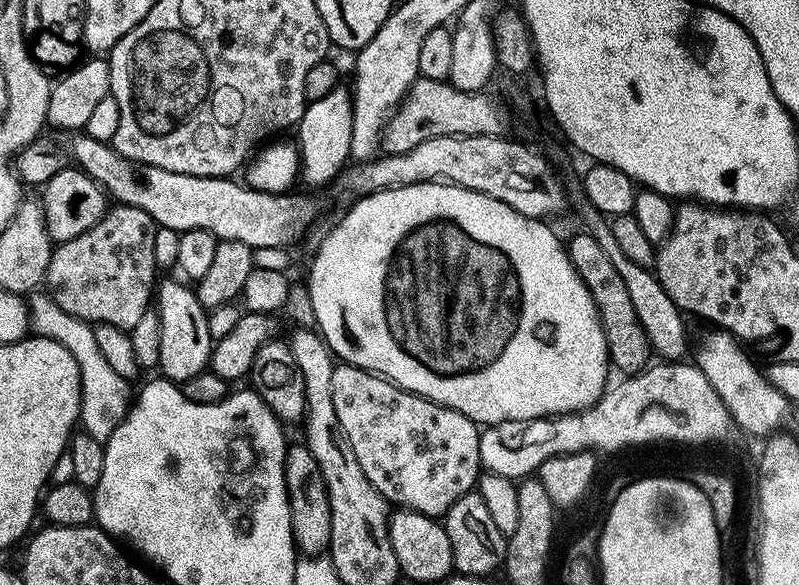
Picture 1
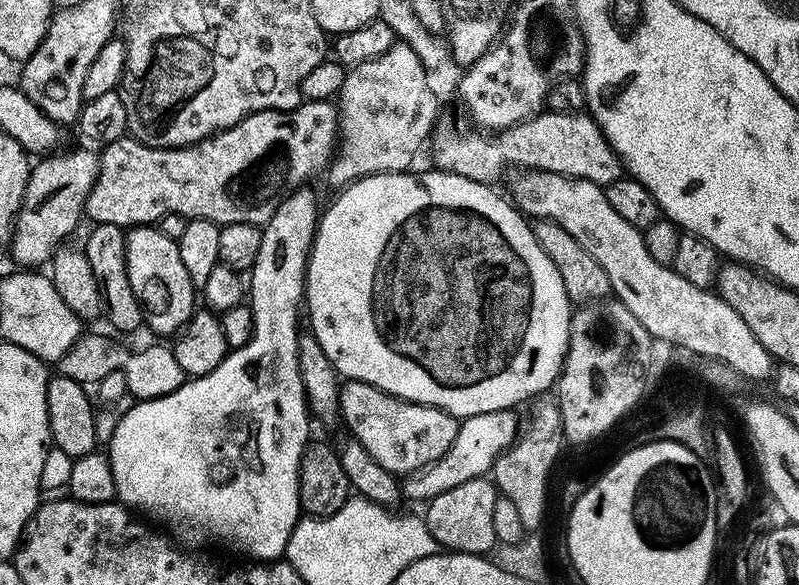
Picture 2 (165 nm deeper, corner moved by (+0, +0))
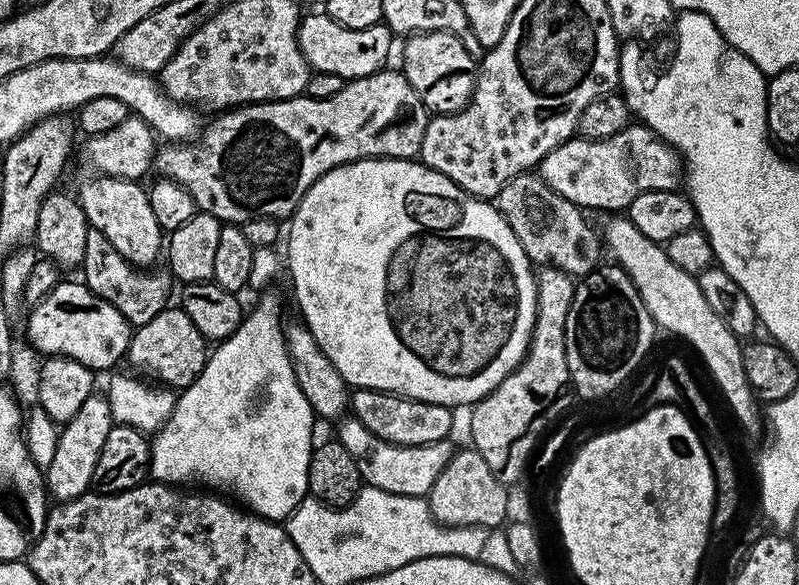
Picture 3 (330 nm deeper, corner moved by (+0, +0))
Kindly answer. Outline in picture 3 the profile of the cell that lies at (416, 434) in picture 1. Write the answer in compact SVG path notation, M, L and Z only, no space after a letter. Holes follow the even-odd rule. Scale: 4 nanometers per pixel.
M358 388L350 396L350 412L370 434L378 434L391 444L402 446L426 446L430 442L447 440L453 434L453 409L441 404L431 404L421 400L409 400L406 396L397 396L391 392L374 392L371 388Z

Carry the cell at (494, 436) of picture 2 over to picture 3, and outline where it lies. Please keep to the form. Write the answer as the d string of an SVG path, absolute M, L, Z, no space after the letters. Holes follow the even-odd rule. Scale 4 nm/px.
M344 418L339 421L338 439L350 458L354 458L354 466L358 466L361 481L369 488L386 490L386 494L402 494L403 496L427 497L429 490L438 482L438 474L446 470L454 451L451 439L430 442L426 446L402 446L391 444L378 434L370 434L362 422L355 418Z

